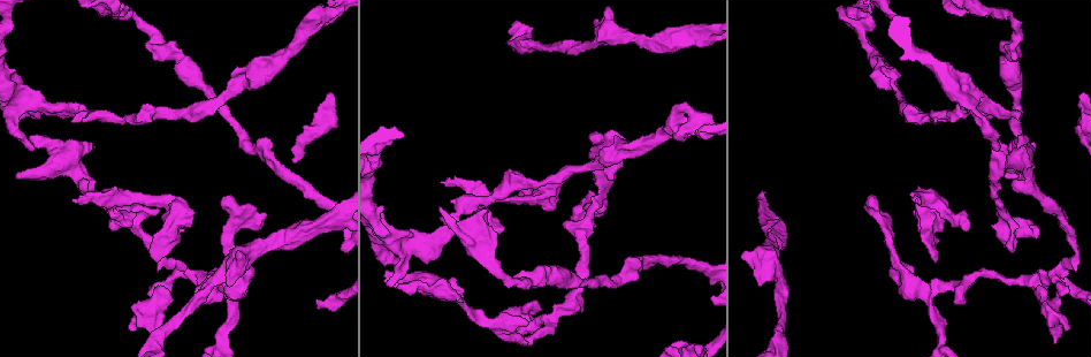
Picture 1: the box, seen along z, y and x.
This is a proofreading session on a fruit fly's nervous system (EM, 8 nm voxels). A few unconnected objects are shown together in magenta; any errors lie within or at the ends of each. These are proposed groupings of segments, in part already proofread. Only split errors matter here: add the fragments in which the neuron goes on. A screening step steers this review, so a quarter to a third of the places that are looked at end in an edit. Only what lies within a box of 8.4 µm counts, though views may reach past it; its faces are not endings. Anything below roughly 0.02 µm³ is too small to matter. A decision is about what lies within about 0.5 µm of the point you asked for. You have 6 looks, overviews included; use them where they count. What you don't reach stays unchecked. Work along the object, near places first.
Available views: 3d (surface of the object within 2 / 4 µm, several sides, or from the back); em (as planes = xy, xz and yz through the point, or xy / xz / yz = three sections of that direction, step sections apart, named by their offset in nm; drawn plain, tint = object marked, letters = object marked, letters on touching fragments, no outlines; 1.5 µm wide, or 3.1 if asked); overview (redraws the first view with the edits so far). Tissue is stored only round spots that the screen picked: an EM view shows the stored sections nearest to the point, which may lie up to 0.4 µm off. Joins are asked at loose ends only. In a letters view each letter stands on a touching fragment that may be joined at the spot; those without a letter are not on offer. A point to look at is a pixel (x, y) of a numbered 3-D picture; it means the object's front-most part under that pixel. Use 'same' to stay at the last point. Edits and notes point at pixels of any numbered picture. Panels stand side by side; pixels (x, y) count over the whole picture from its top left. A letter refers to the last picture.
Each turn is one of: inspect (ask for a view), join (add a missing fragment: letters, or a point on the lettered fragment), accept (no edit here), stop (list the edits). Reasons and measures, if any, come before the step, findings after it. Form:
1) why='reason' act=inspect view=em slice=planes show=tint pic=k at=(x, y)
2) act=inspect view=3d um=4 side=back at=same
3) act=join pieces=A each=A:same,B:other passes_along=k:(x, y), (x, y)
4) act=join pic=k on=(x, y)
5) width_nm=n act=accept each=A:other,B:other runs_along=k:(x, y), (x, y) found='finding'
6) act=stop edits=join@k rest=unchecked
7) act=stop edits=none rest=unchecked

why='free end' act=inspect view=3d um=4 pic=1 at=(915, 200)

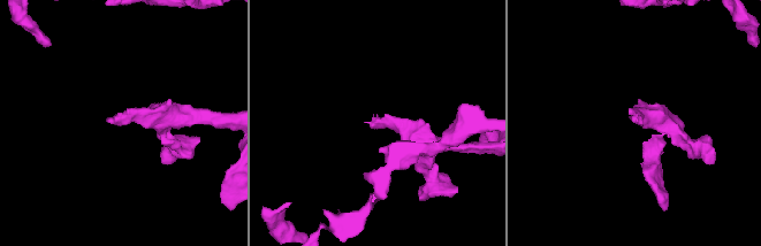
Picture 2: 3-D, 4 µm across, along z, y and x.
act=inspect view=em slice=planes show=tint pic=2 at=(635, 118)

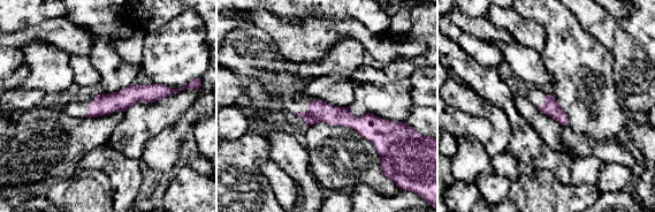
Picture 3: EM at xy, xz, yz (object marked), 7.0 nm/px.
why='what lies round it' act=inspect view=em slice=planes show=letters at=same

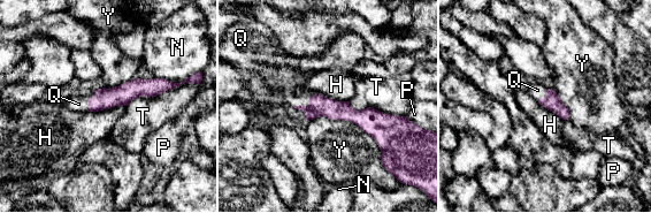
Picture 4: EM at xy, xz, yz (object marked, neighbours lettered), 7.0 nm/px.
width_nm=120 act=join pieces=Q each=H:other,N:other,P:other,Q:same,T:other,Y:other passes_along=4:(320, 105), (309, 104), (289, 82) found='the neuron continues'

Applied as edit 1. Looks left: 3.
why='see it whole again' act=inspect view=overview

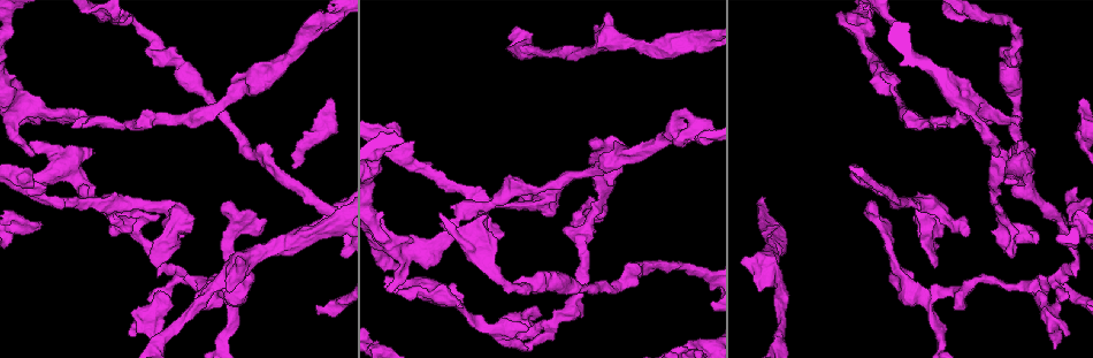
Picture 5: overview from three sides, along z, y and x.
why='an open end' act=inspect view=3d um=2 side=back pic=5 at=(936, 265)

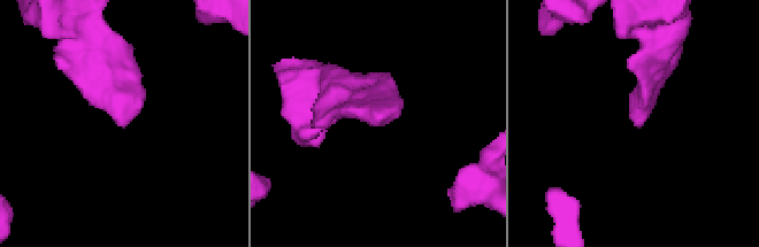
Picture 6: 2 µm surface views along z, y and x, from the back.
act=inspect view=em slice=xz step=4 show=letters pic=6 at=(126, 122)

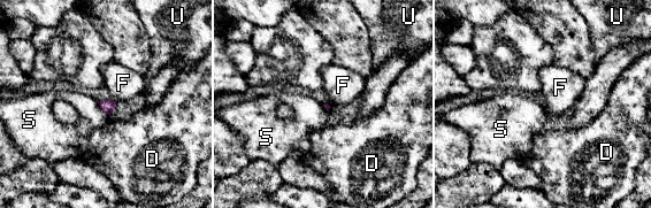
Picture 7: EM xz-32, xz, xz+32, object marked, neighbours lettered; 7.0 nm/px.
act=accept each=D:other,F:other,S:other,U:other border=7:(97, 101), (108, 115) found='no lettered fragment goes on from it'

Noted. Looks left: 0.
act=stop edits=join@4 rest=unchecked

